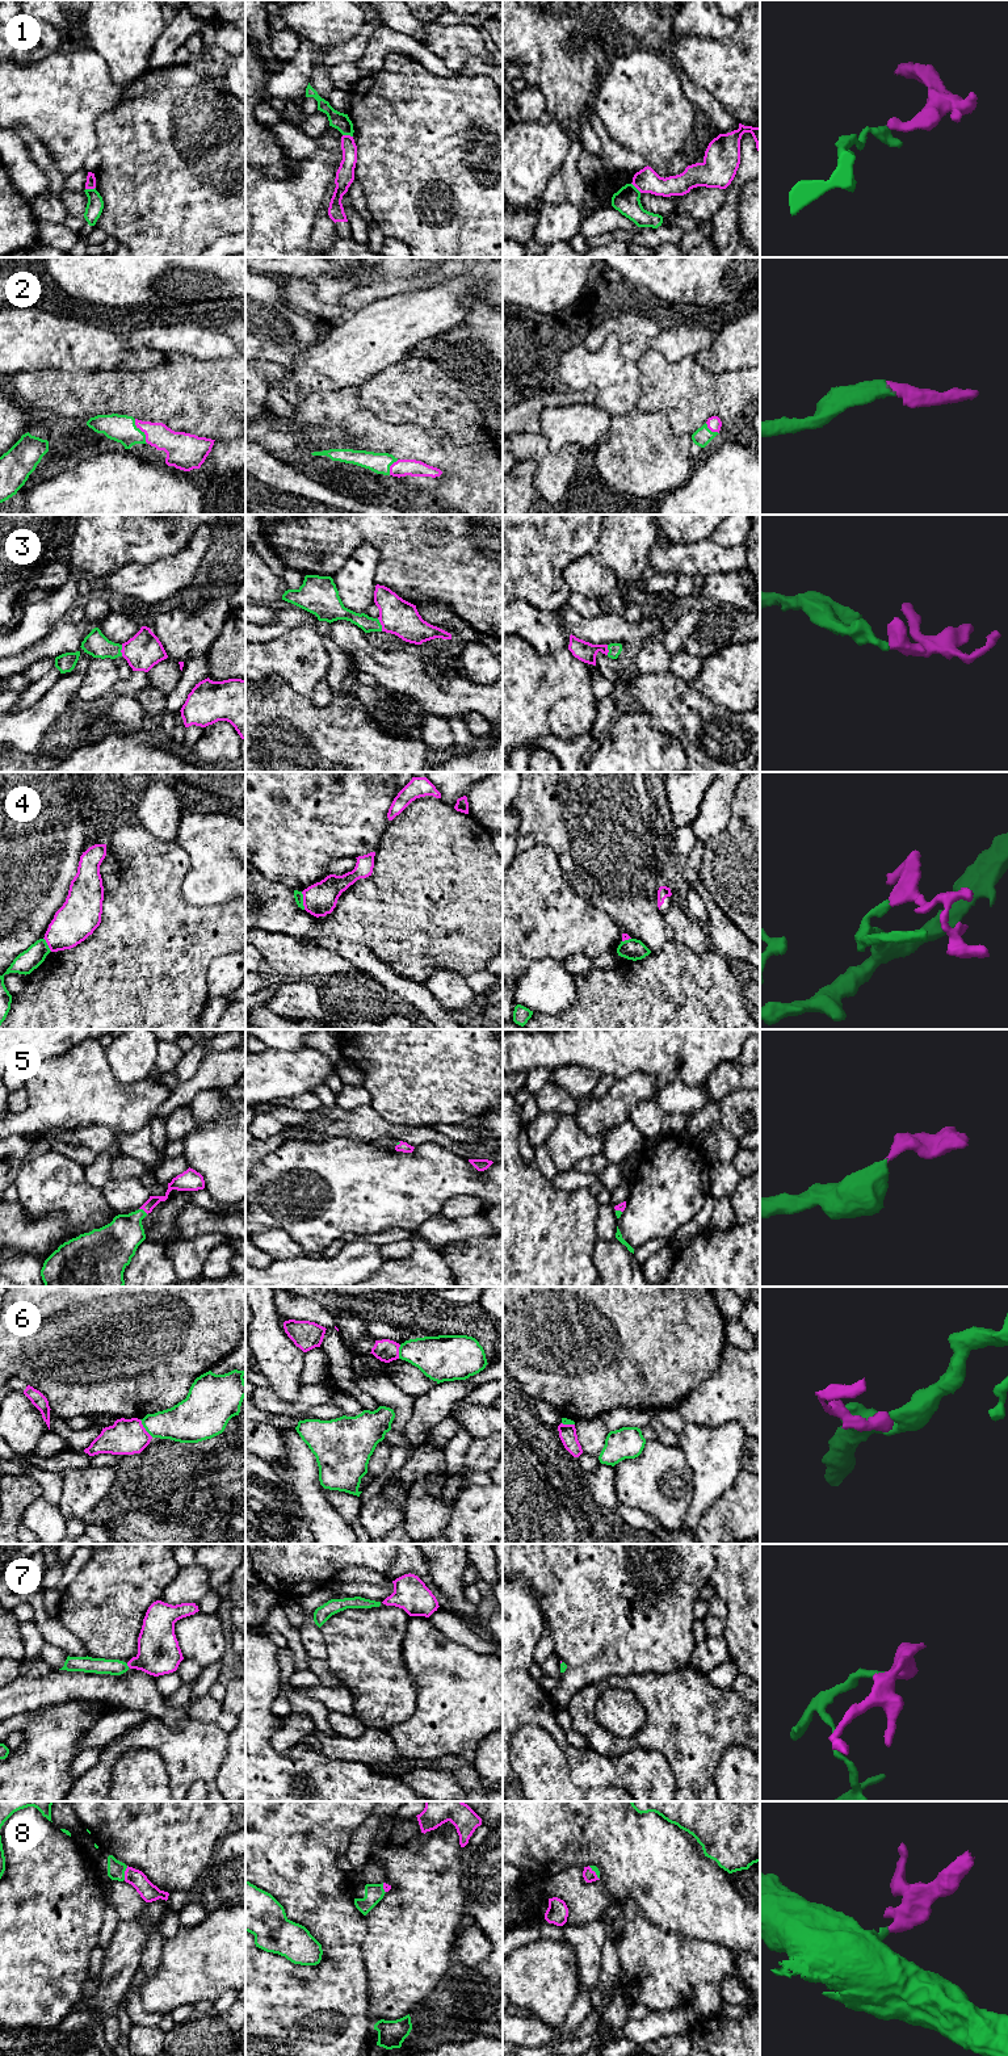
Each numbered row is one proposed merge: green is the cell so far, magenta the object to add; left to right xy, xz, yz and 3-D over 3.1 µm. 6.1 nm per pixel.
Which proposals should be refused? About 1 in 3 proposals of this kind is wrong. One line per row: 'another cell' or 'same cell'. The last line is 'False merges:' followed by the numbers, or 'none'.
1: another cell
2: same cell
3: same cell
4: another cell
5: same cell
6: another cell
7: same cell
8: same cell
False merges: 1, 4, 6

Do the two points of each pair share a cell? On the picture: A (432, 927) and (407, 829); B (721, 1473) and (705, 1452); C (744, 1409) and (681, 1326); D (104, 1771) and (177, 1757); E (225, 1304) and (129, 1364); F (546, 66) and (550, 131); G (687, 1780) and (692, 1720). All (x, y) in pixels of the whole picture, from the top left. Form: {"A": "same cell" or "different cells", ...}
{"A": "same cell", "B": "same cell", "C": "different cells", "D": "same cell", "E": "same cell", "F": "different cells", "G": "same cell"}

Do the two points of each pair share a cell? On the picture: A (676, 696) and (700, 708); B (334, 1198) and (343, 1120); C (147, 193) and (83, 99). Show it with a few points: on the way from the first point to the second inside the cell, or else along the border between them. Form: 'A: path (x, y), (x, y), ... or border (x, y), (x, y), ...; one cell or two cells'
A: path (681, 701), (687, 706), (694, 708); one cell
B: border (311, 1138), (348, 1137), (369, 1144); two cells
C: border (121, 99), (99, 117), (96, 122), (96, 149); two cells

